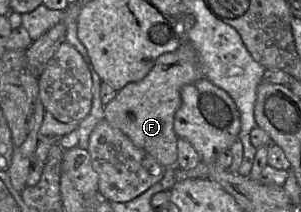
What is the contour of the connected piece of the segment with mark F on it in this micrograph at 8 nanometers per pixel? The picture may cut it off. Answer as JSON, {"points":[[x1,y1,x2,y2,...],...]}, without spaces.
{"points":[[183,39,174,52,161,55,149,73,140,81,129,83,104,106,104,119,121,130,133,144,152,156,166,168,176,168,179,137,174,131,174,119,180,108,181,88,201,78,199,56,193,45]]}

